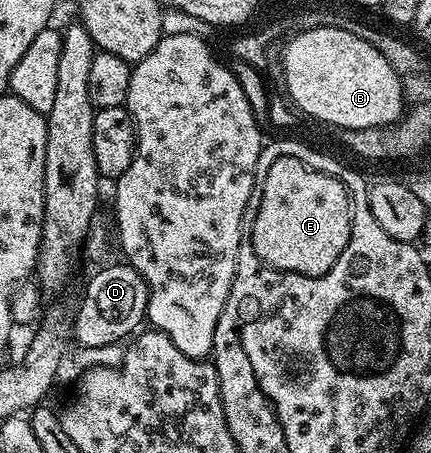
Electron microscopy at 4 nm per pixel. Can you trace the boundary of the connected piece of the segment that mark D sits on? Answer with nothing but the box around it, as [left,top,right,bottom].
[72,262,148,348]

